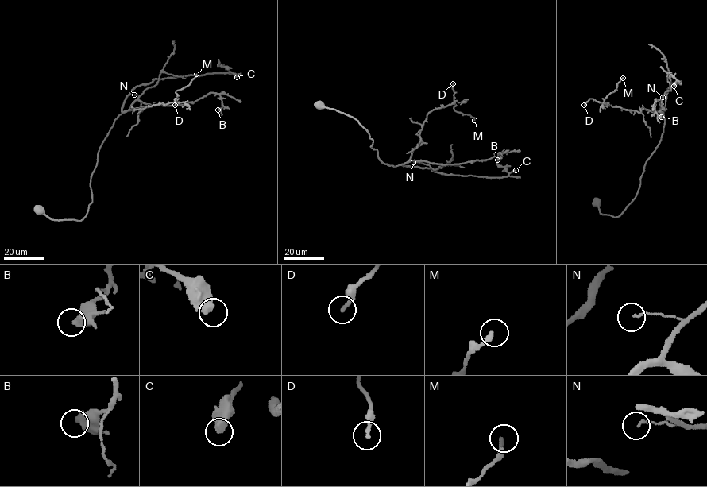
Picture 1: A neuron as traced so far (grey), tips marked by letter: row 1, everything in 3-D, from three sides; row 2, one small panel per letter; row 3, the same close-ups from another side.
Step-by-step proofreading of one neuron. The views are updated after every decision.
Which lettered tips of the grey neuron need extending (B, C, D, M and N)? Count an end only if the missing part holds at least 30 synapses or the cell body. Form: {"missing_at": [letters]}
{"missing_at": []}

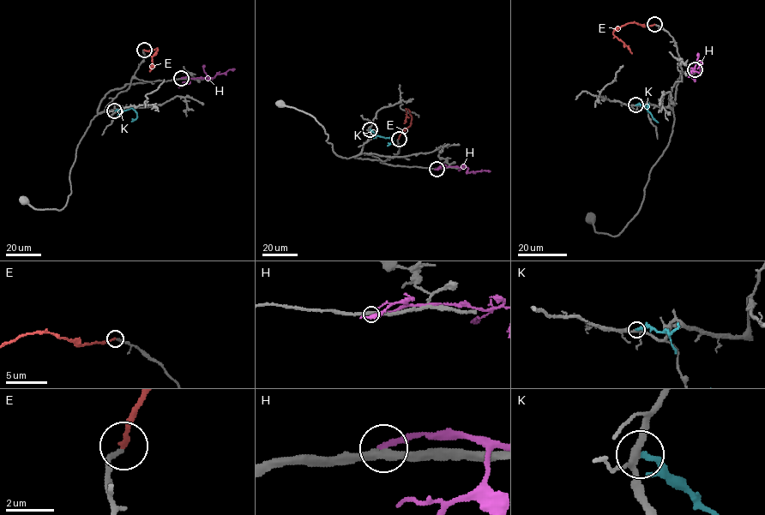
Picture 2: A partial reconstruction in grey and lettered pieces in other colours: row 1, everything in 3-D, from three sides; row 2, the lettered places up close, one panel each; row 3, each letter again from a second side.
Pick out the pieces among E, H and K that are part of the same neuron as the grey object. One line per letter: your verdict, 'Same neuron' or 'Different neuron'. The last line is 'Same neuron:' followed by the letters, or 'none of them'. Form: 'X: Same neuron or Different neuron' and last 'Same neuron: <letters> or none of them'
E: Same neuron
H: Different neuron
K: Different neuron
Same neuron: E

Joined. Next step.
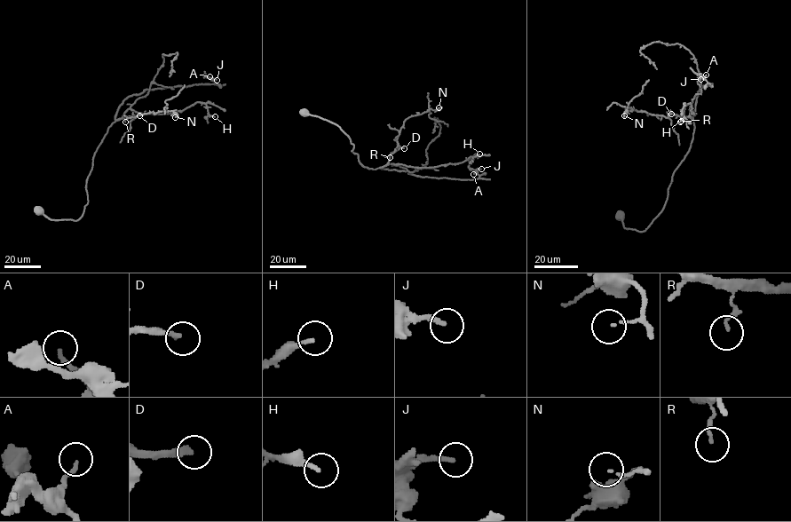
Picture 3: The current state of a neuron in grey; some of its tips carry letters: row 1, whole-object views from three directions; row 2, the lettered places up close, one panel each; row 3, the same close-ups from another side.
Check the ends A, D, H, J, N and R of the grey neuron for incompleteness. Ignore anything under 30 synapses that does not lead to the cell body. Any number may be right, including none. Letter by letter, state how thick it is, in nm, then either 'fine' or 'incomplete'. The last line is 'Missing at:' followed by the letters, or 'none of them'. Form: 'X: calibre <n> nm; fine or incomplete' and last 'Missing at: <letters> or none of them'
A: calibre 180 nm; fine
D: calibre 240 nm; incomplete
H: calibre 160 nm; fine
J: calibre 200 nm; fine
N: calibre 90 nm; fine
R: calibre 140 nm; fine
Missing at: D

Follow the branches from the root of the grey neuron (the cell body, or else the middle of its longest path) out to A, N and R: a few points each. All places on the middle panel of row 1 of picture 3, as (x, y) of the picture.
A: (303, 113), (336, 124), (349, 138), (359, 162), (368, 169), (459, 179), (479, 177), (473, 174)
N: (303, 113), (336, 124), (349, 138), (359, 162), (373, 170), (384, 166), (398, 148), (406, 119), (439, 107)
R: (303, 113), (336, 124), (349, 138), (353, 145), (351, 151), (365, 167), (383, 167), (390, 157)

